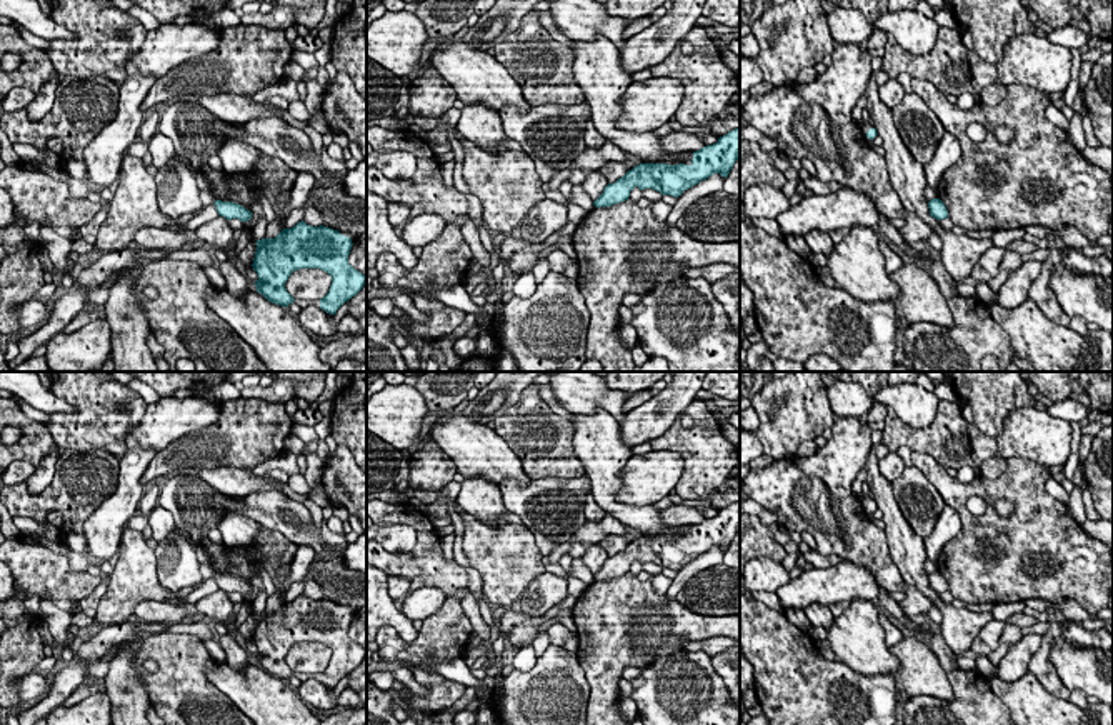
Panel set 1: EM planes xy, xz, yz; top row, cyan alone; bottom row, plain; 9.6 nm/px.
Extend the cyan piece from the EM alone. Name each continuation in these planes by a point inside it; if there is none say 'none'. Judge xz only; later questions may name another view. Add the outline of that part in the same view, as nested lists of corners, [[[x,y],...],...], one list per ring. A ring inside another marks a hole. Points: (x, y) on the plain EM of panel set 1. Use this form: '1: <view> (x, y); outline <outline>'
1: xz (685, 530); outline [[[686,523],[670,533],[666,533],[665,537],[668,537],[668,538],[678,538],[678,537],[691,538],[691,532],[693,532],[693,525]]]

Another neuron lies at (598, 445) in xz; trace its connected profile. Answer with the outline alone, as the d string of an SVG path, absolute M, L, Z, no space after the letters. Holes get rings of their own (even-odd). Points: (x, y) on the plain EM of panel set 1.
M608 412L575 413L570 422L575 427L575 455L585 467L593 498L605 513L645 537L665 537L681 528L681 525L665 525L653 505L631 507L616 498L623 487L623 467L633 452L625 445L618 422Z

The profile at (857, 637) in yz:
M853 598L848 608L835 617L828 640L836 660L863 677L900 673L901 663L885 642L880 608L871 600Z

